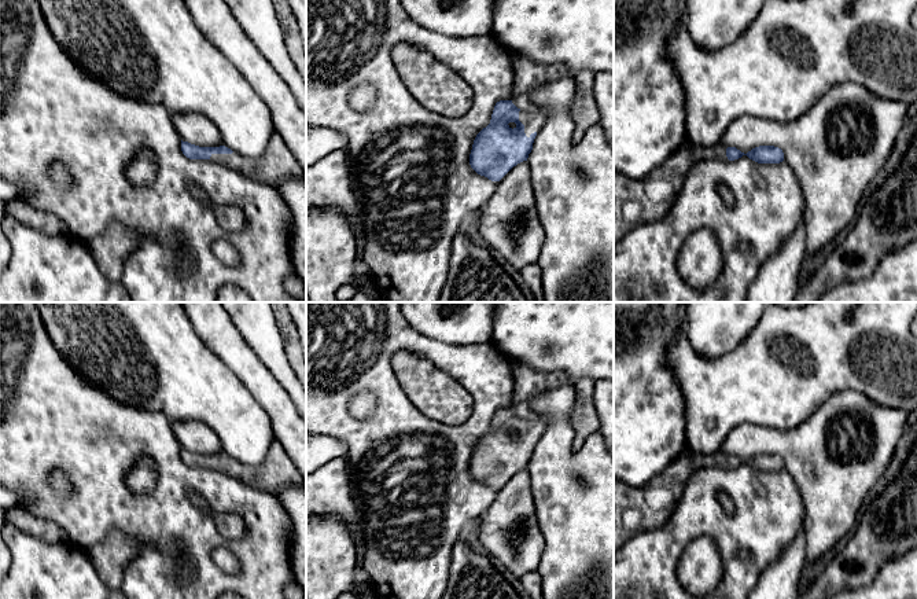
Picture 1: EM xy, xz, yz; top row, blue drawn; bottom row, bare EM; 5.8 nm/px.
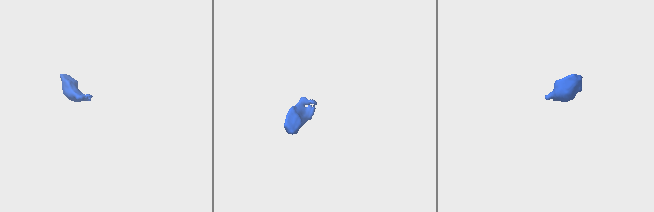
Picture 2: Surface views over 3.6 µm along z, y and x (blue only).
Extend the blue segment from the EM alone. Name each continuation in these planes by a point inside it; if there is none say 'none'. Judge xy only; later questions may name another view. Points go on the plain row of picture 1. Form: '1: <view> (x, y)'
1: xy (276, 471)

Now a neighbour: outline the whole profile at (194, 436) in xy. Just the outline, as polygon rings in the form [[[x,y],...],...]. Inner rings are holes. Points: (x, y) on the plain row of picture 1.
[[[199,420],[172,422],[172,429],[183,449],[199,455],[222,453],[218,436]]]

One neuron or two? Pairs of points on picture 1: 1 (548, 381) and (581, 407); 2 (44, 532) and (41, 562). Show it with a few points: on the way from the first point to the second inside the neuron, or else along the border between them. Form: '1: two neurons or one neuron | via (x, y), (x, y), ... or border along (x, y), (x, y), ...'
1: one neuron | via (560, 381), (574, 383), (581, 390), (581, 394)
2: two neurons | border along (14, 526), (48, 541), (67, 540)

